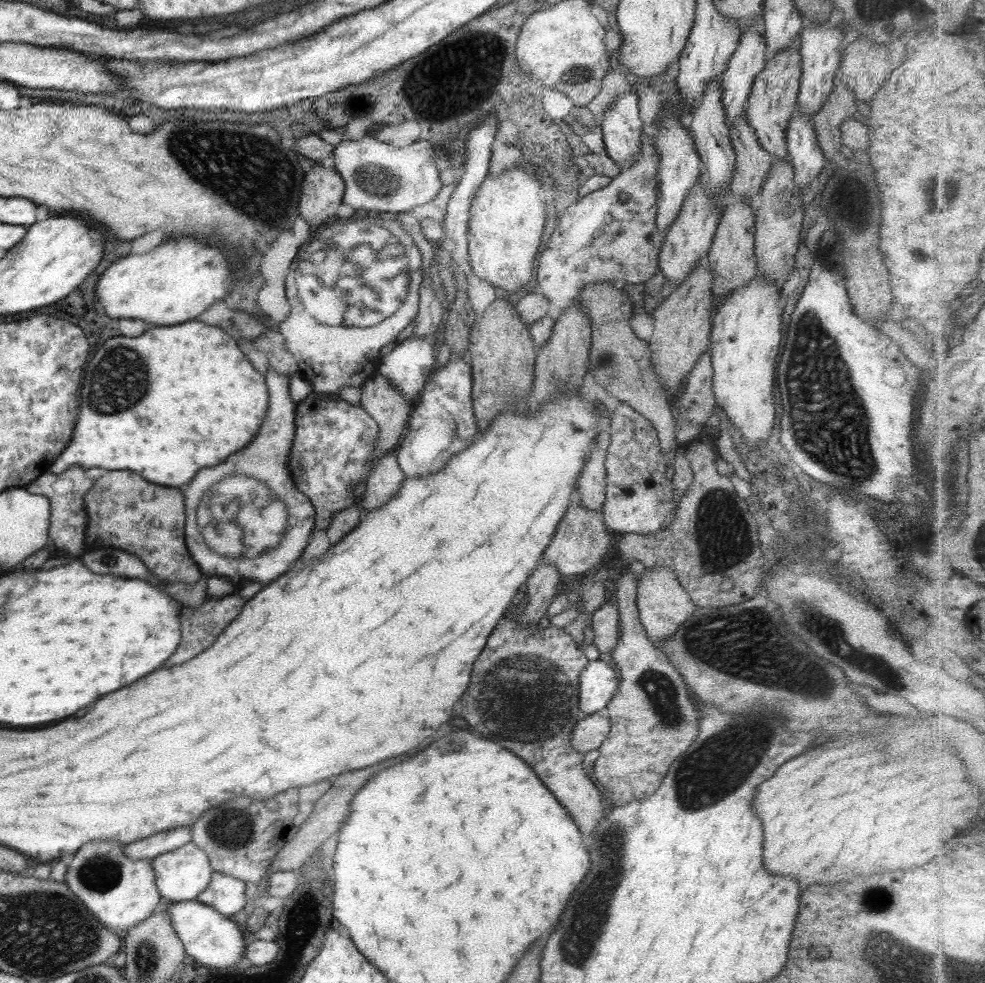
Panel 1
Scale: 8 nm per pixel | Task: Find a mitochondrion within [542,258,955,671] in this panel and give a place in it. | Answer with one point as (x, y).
(829, 423)

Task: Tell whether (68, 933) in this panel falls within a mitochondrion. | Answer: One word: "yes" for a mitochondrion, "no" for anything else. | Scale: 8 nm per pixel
yes

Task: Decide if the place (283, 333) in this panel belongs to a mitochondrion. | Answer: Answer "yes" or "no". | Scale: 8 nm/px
no

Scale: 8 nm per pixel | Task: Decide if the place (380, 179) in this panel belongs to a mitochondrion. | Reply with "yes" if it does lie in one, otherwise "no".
yes

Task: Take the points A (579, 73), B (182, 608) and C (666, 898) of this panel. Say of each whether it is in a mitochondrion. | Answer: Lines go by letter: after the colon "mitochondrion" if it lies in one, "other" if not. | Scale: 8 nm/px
A: mitochondrion
B: other
C: other

